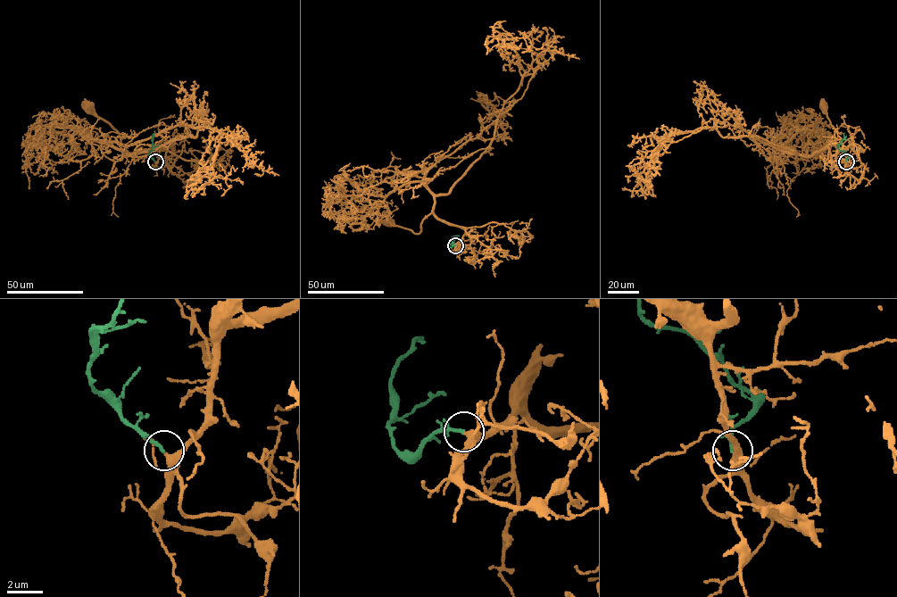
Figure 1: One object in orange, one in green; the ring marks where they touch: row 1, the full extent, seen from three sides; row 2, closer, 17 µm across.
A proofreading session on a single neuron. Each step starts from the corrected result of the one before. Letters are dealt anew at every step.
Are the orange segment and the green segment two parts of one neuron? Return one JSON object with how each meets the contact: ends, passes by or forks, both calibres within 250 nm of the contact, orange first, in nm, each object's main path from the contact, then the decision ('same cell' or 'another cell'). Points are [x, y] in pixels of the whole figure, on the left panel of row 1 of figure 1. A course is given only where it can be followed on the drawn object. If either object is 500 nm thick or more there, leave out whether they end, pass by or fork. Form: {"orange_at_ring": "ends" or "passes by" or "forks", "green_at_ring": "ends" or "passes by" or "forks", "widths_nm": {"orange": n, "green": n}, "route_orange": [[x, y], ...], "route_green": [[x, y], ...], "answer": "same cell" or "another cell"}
{"orange_at_ring": "passes by", "green_at_ring": "ends", "widths_nm": {"orange": 320, "green": 180}, "route_orange": [[155, 161], [165, 145], [127, 153], [120, 146], [117, 132], [89, 106]], "route_green": [[155, 161], [149, 155], [153, 134]], "answer": "same cell"}

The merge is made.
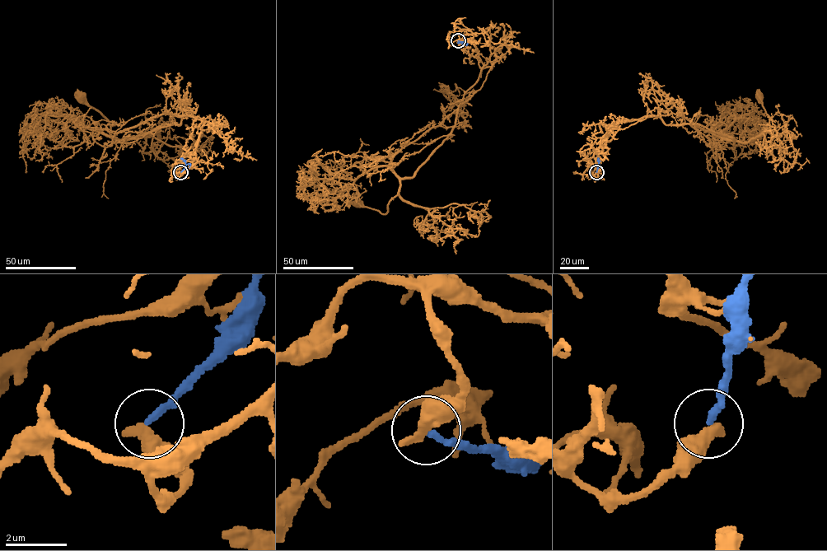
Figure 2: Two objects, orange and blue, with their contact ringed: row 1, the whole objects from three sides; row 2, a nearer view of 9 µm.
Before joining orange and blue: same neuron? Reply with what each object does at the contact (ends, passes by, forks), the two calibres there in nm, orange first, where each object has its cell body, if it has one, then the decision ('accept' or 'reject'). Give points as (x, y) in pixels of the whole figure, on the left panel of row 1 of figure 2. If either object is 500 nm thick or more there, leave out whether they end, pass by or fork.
550 nm thick on the orange side, 200 nm on the other; cell body of orange at (81, 97); no cell body on blue; reject

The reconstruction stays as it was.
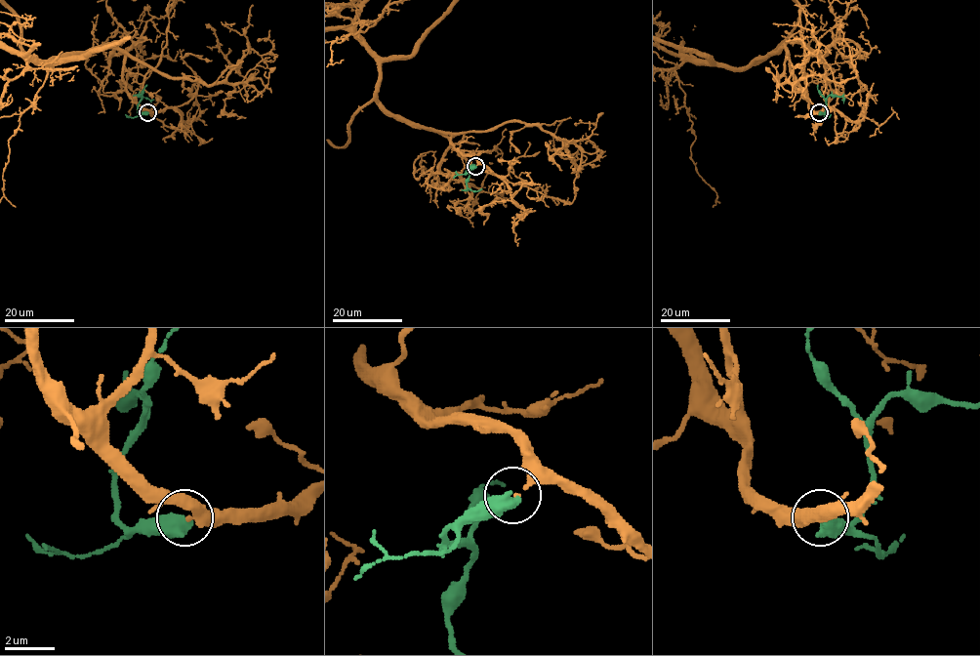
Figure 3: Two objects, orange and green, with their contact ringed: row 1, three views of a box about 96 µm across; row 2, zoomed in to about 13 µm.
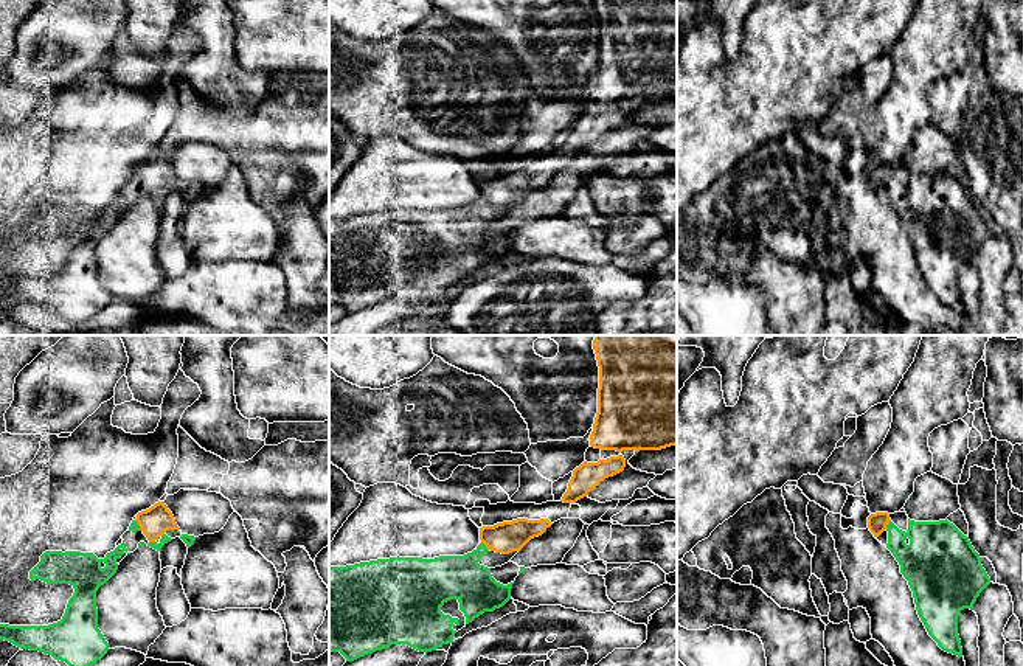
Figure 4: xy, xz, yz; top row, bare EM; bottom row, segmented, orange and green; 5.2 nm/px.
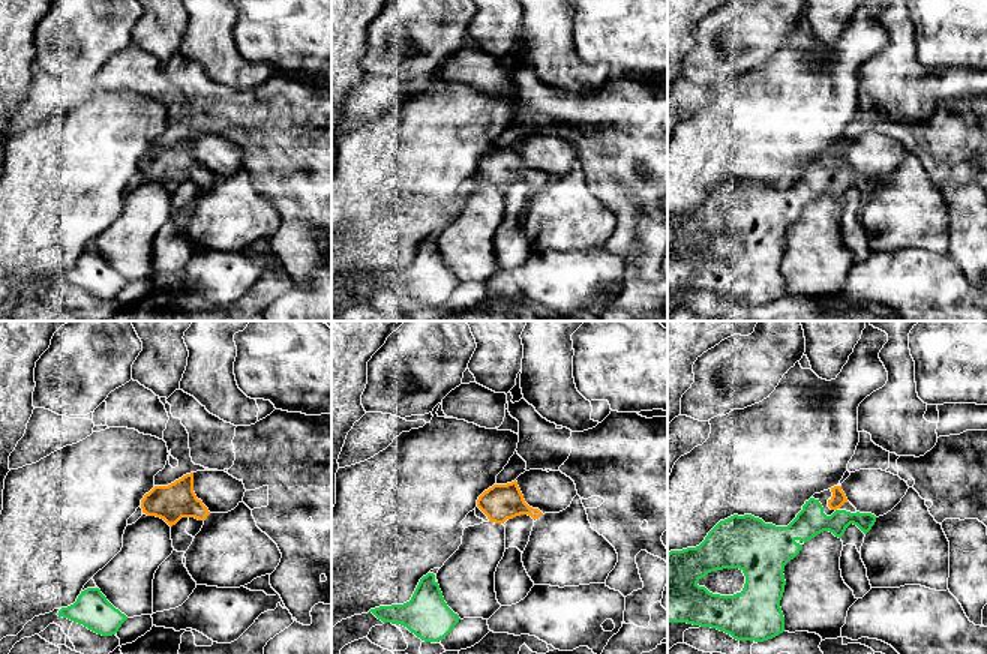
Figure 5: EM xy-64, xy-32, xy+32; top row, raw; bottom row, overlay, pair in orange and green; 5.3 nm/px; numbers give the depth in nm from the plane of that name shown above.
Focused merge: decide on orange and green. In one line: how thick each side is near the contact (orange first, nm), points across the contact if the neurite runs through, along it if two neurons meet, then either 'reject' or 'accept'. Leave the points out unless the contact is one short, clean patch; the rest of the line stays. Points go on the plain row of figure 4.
160/220 nm | across xz (505, 190), (494, 190), (486, 197), (468, 216), (461, 230) | accept

